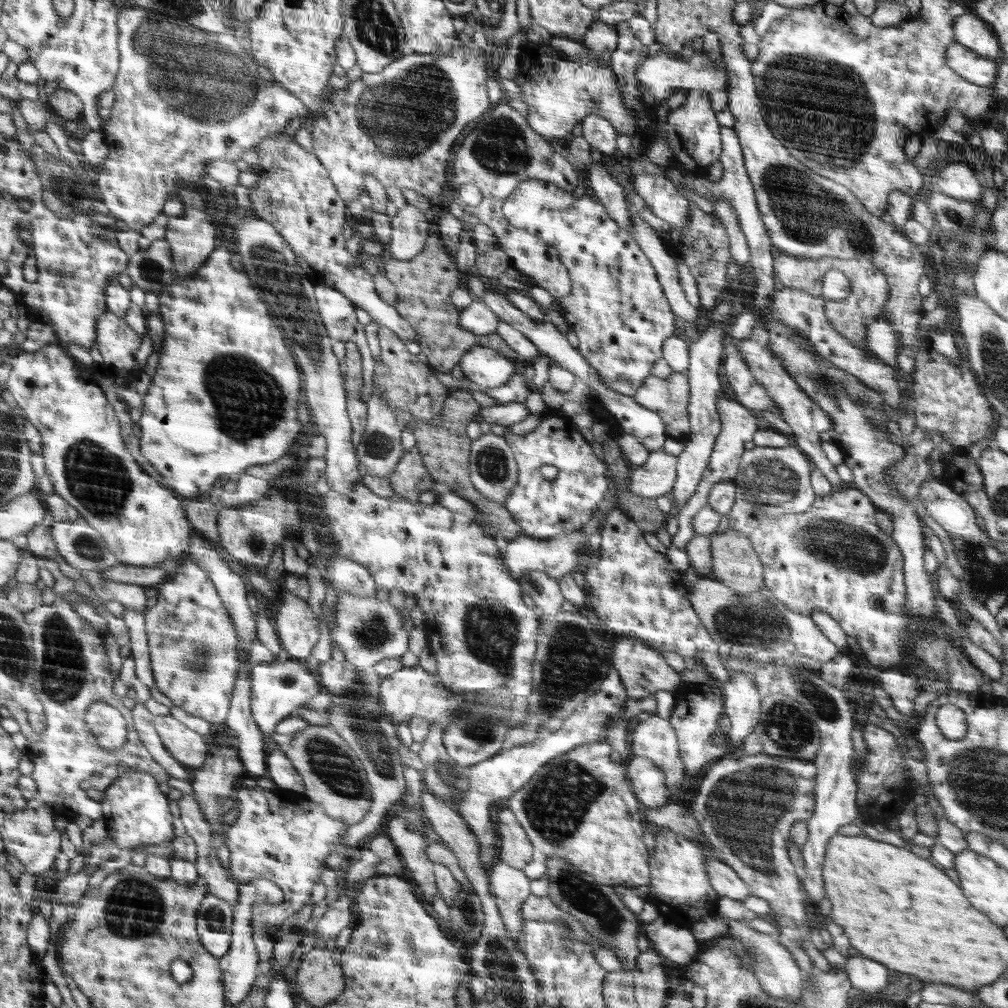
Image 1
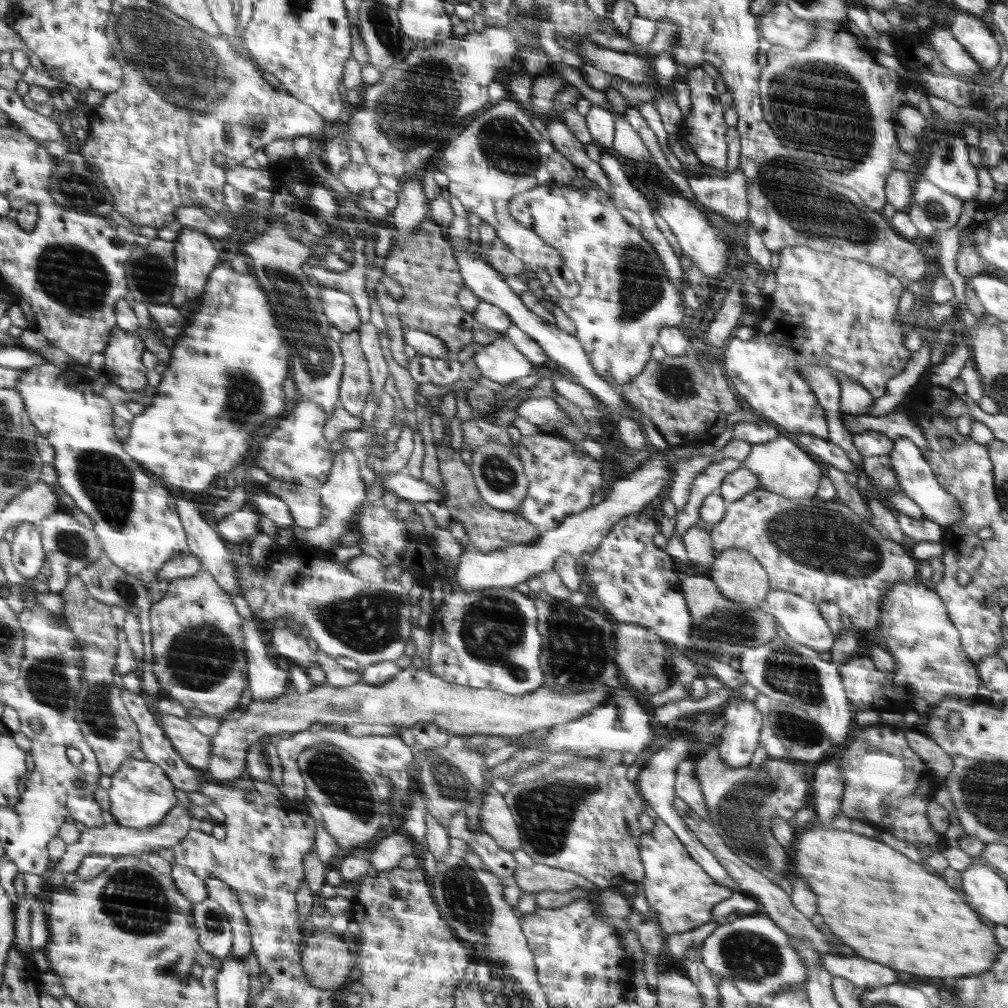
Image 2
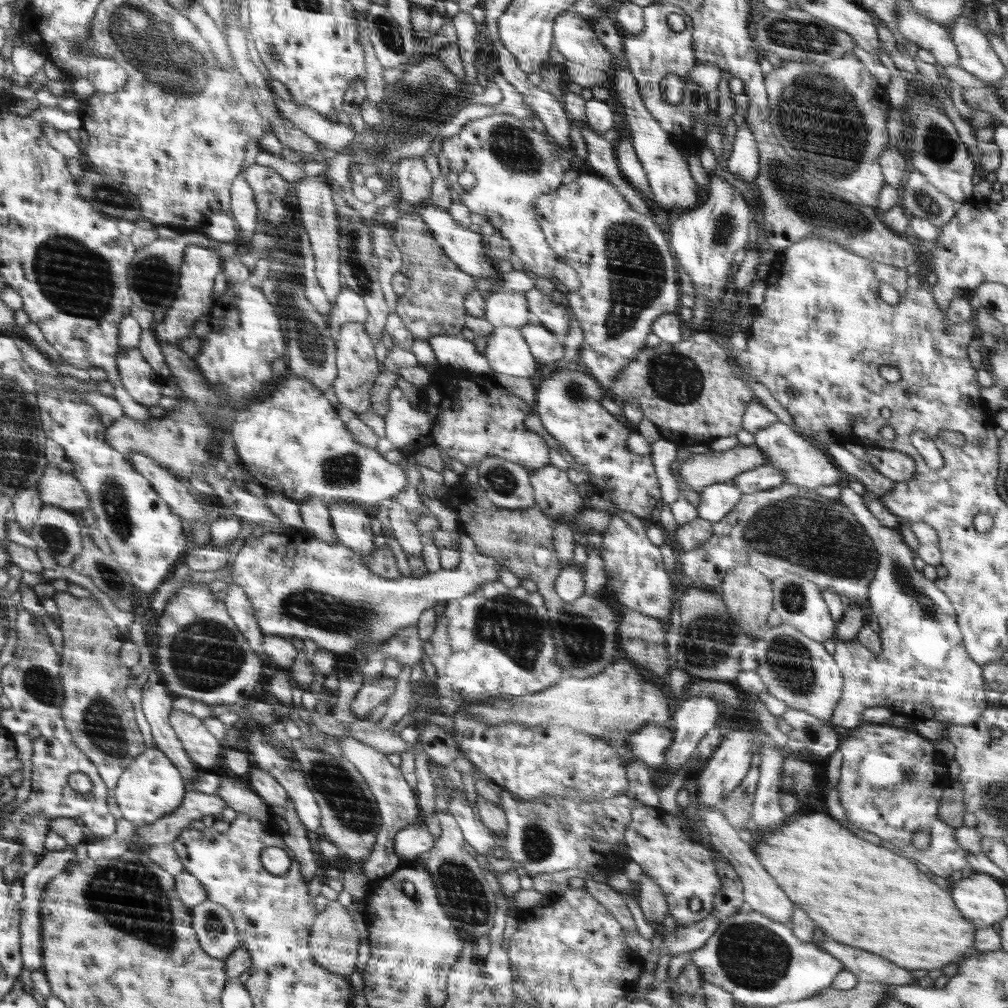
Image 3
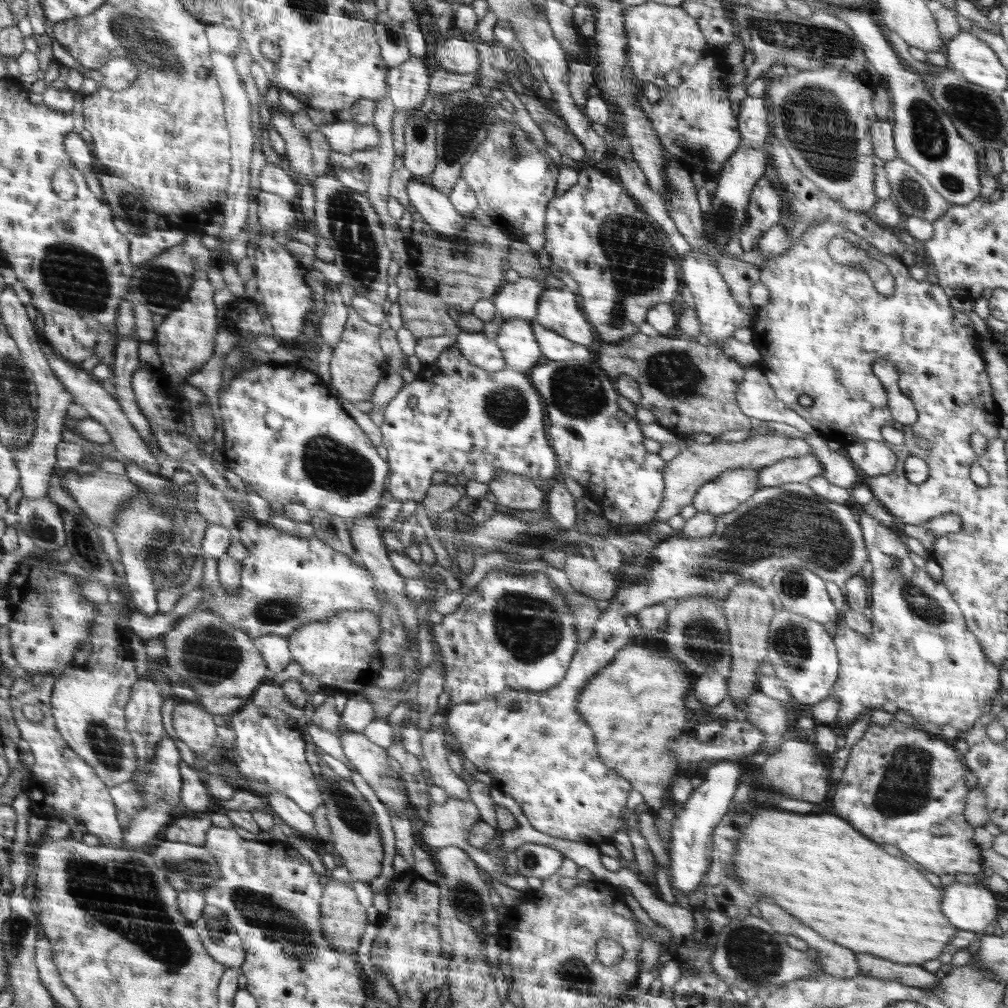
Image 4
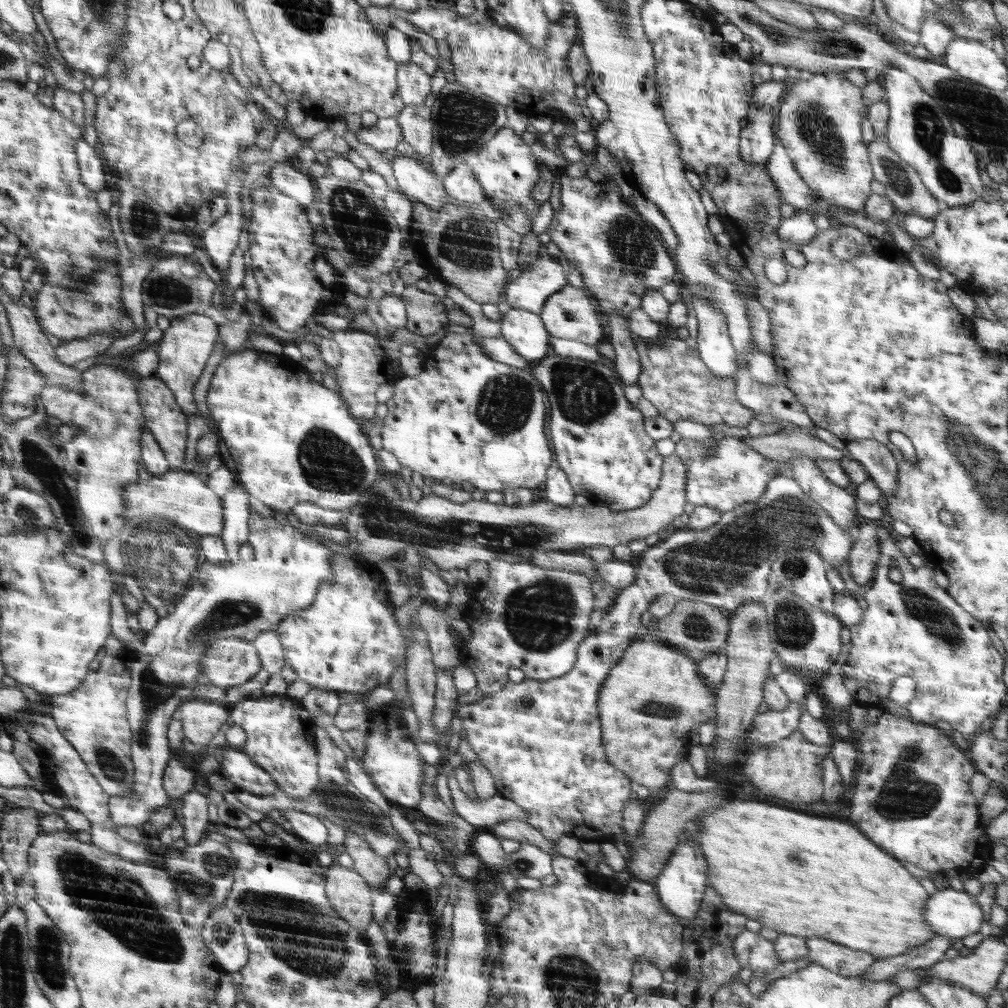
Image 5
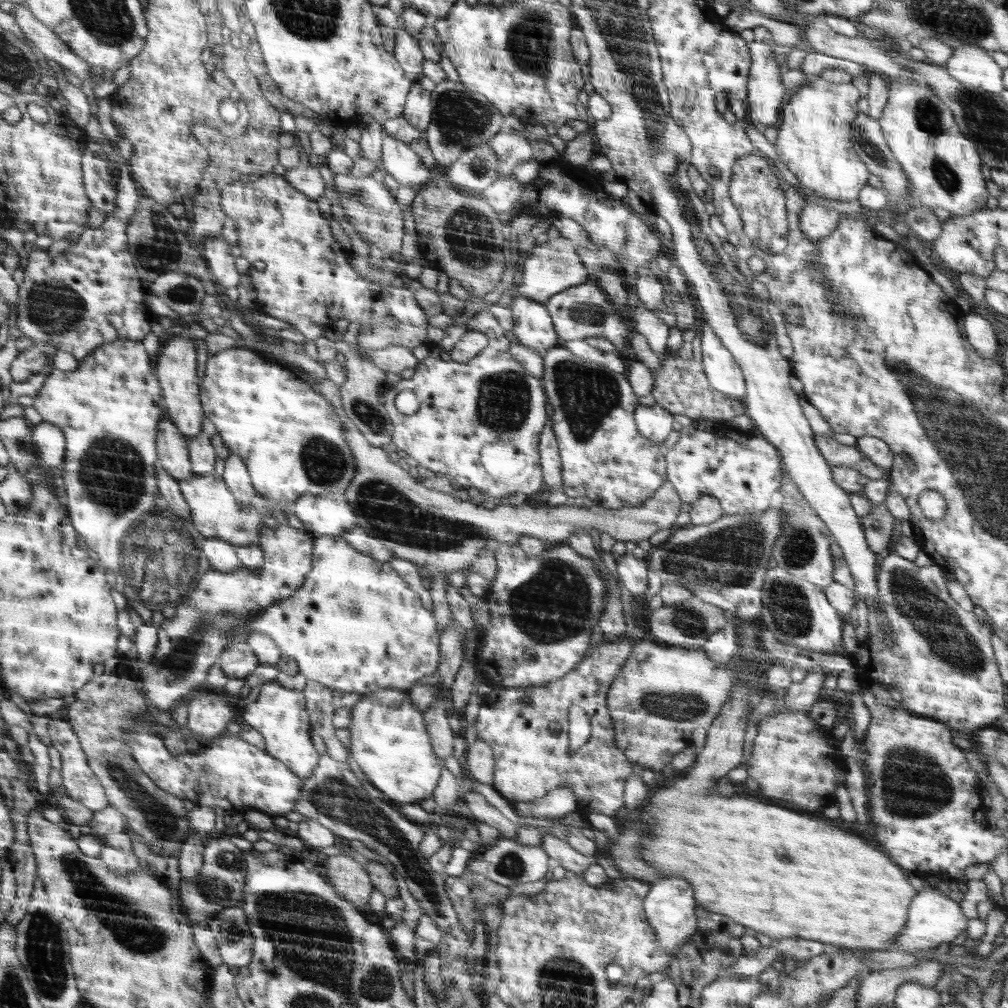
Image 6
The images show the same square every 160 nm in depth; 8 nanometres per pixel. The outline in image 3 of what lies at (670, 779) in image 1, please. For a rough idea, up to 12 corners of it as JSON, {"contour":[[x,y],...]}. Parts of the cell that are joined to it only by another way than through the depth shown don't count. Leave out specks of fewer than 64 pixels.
{"contour":[[698,805],[711,846],[735,868],[746,909],[790,923],[792,902],[724,818]]}

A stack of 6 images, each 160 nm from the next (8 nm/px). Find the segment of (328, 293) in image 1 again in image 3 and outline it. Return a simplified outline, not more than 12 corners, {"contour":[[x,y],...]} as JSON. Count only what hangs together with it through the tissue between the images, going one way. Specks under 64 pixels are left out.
{"contour":[[342,287],[331,308],[330,333],[369,318],[364,298]]}

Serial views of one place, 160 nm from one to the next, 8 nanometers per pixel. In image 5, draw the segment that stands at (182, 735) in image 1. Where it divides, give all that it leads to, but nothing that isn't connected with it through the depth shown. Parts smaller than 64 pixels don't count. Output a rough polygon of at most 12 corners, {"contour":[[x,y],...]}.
{"contour":[[214,700],[185,702],[183,735],[199,747],[228,720]]}

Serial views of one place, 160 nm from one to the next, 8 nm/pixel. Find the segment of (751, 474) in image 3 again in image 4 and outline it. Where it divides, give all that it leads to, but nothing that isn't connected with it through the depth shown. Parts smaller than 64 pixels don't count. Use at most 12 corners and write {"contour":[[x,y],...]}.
{"contour":[[812,454],[760,469],[758,487],[805,483],[824,476]]}

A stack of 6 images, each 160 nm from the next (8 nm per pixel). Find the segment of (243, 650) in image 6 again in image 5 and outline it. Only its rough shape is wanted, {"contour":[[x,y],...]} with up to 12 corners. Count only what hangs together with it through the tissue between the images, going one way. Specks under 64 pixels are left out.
{"contour":[[251,641],[208,645],[199,665],[210,685],[228,690],[260,672]]}

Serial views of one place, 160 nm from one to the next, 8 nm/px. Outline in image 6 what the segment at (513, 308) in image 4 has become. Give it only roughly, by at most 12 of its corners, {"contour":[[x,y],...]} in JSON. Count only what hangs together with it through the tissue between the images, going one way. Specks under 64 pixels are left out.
{"contour":[[542,238],[513,296],[545,305],[591,279],[574,245]]}

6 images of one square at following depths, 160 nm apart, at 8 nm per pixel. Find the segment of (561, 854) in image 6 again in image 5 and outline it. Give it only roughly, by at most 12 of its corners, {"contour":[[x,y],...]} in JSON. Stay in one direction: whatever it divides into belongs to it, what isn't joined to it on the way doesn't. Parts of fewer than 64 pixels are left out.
{"contour":[[525,820],[502,821],[487,831],[496,838],[509,838],[554,851],[548,840]]}

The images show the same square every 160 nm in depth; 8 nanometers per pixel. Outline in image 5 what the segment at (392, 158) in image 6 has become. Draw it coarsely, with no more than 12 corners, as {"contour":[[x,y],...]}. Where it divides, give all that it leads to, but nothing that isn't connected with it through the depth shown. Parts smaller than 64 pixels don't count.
{"contour":[[398,152],[392,170],[414,202],[440,211],[450,199],[443,179]]}

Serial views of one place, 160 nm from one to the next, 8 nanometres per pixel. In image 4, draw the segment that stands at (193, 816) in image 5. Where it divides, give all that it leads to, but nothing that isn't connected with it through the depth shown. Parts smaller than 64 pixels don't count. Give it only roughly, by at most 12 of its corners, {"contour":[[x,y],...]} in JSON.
{"contour":[[179,762],[181,801],[192,812],[211,812],[203,777]]}

